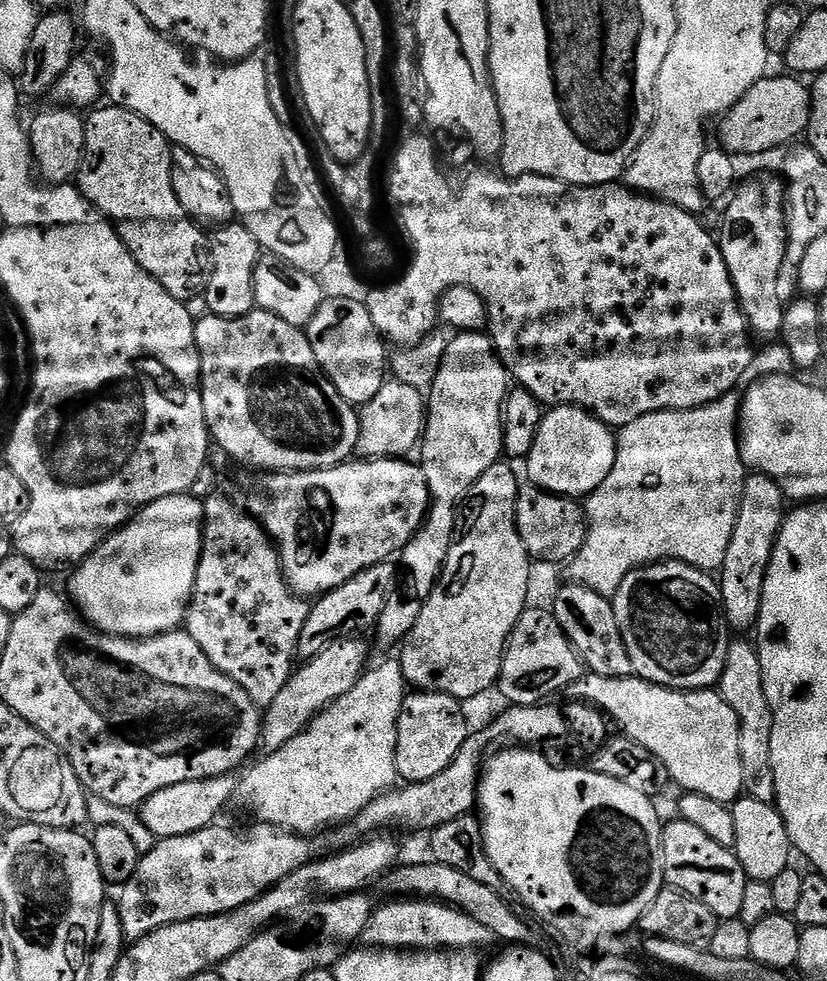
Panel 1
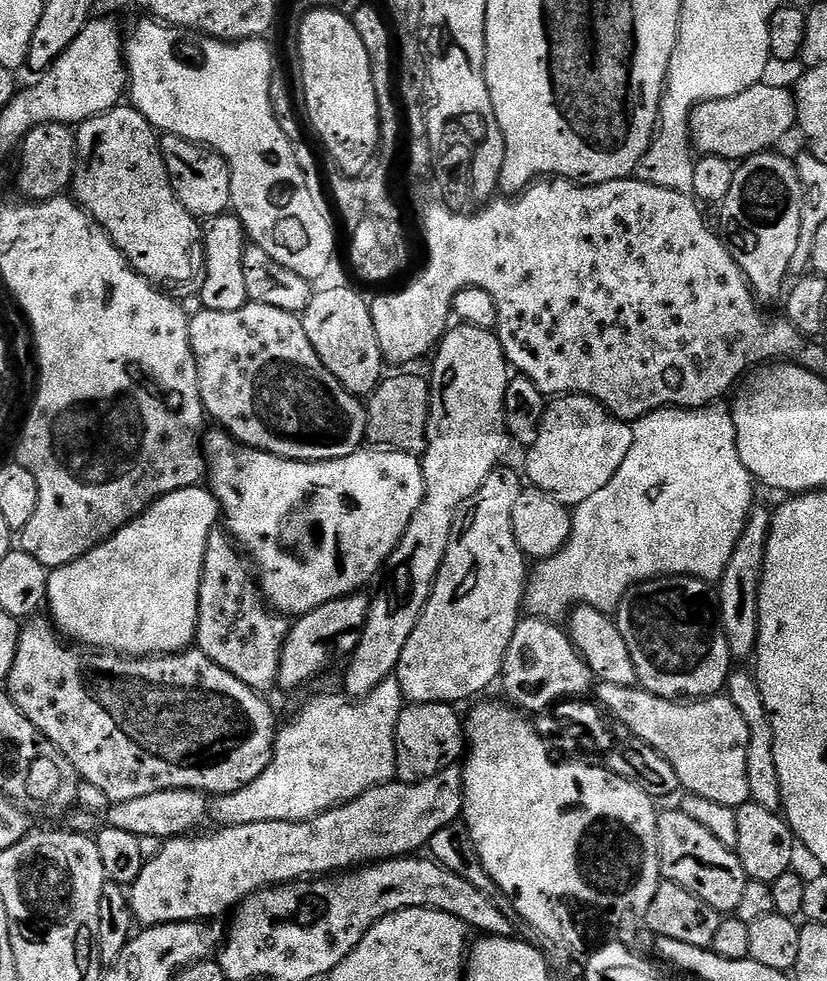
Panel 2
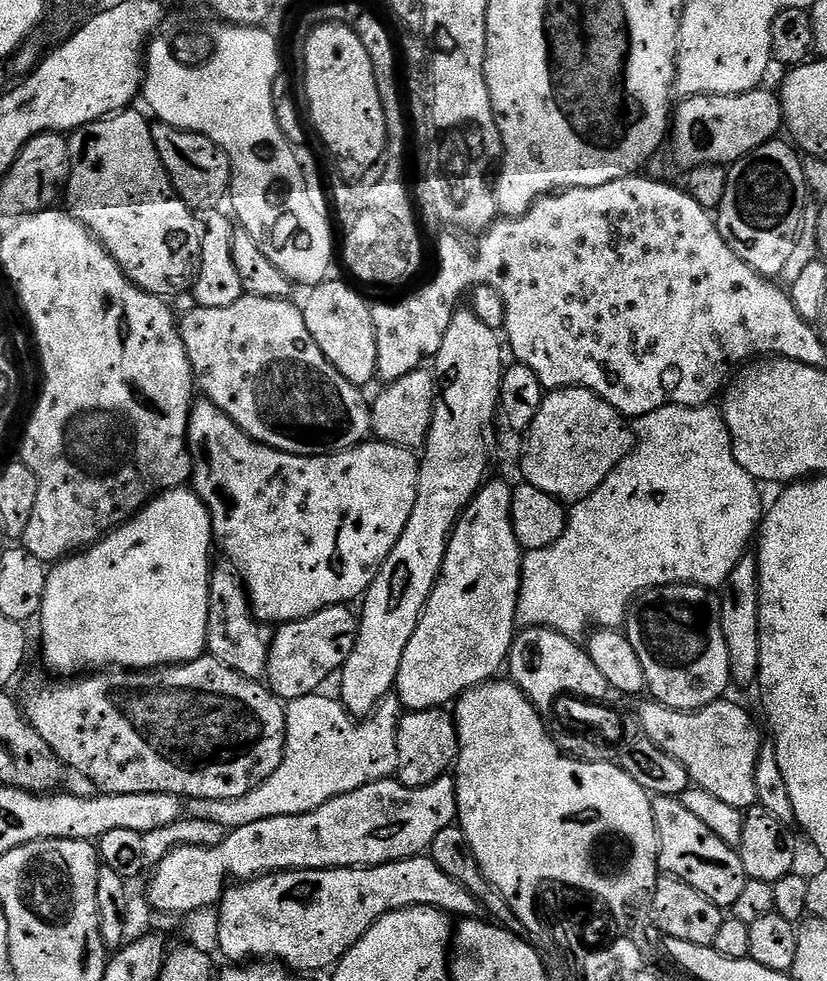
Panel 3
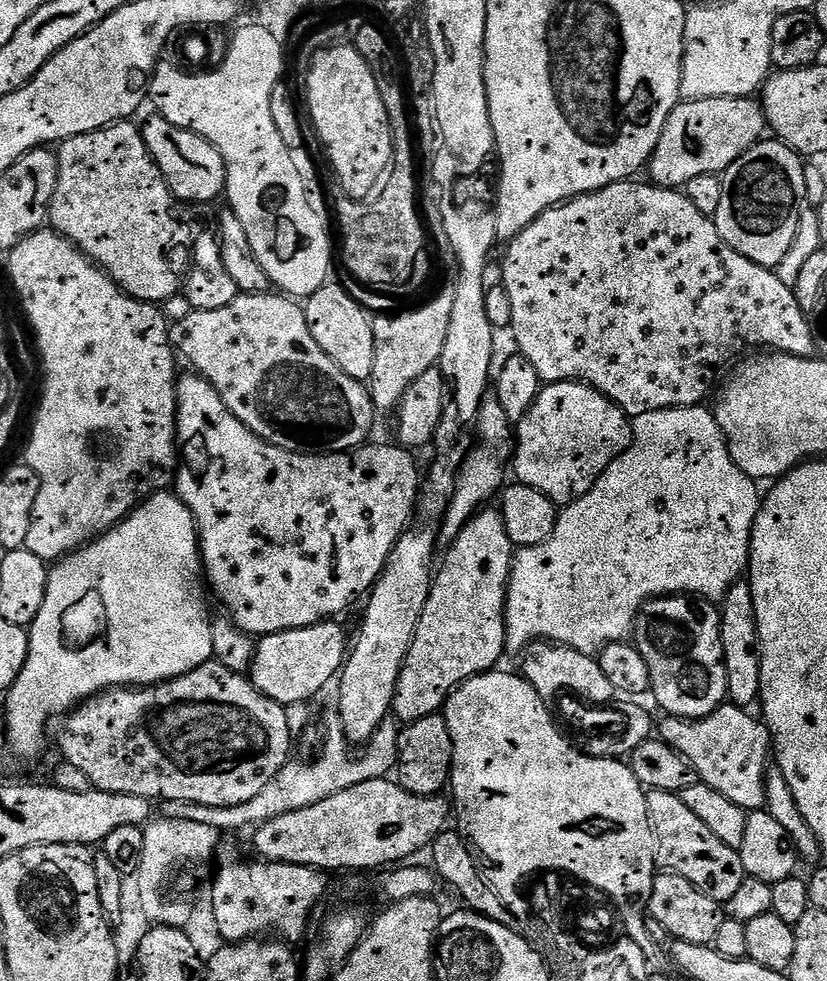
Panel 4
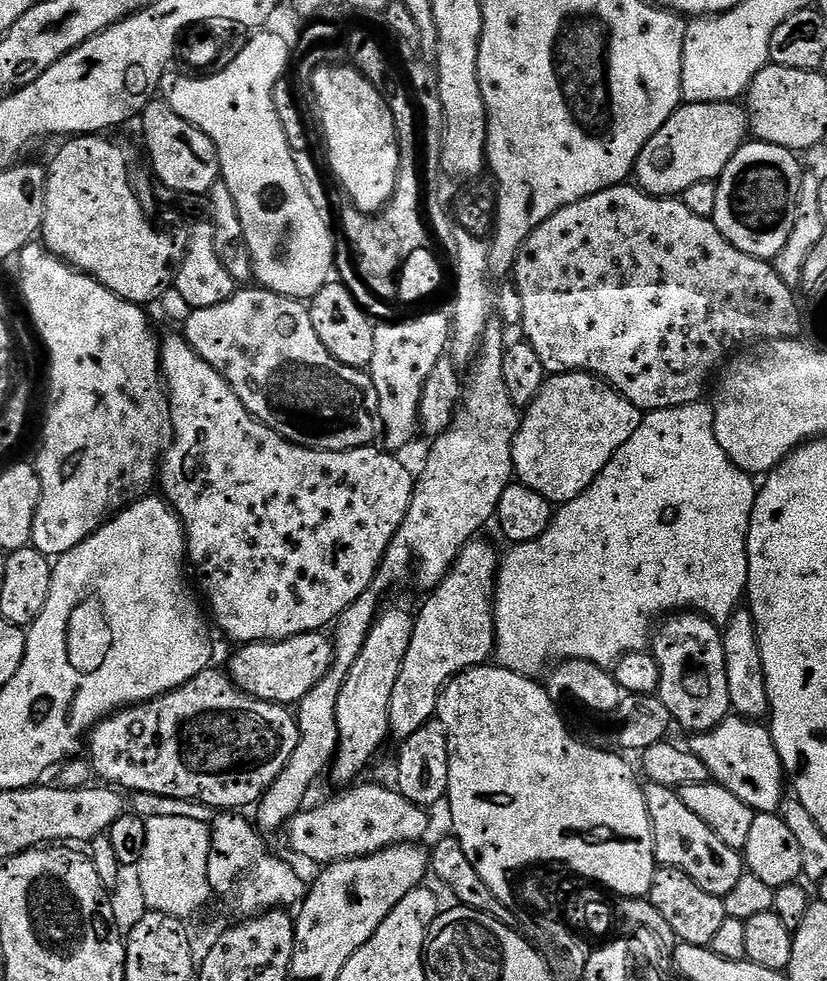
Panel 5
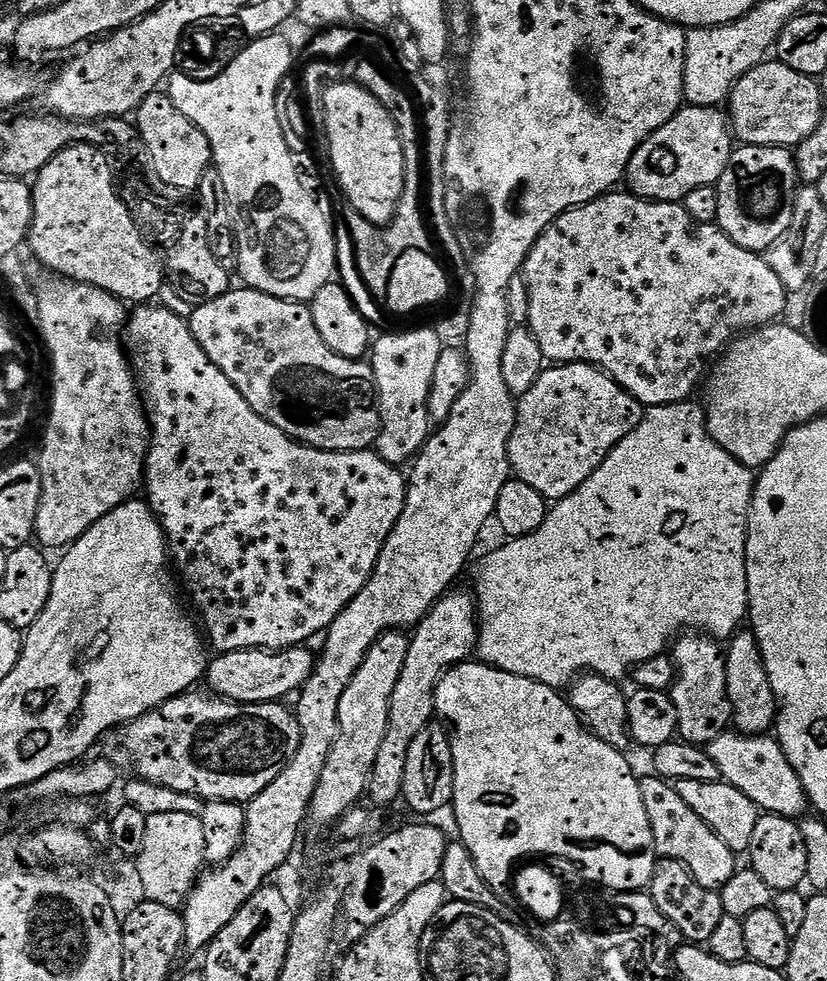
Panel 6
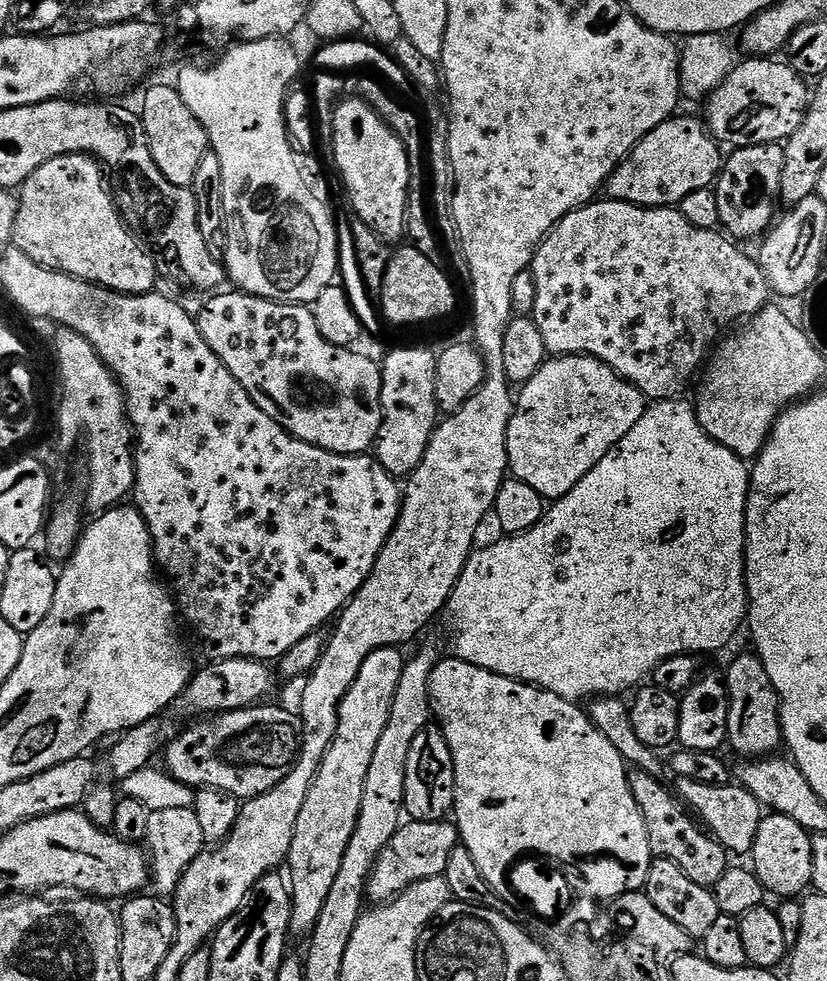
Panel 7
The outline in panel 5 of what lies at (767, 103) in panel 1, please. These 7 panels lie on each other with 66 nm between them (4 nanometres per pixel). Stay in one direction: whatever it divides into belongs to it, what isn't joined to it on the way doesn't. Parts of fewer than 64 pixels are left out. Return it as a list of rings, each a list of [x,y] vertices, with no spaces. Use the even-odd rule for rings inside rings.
[[[736,102],[681,103],[636,160],[634,180],[640,191],[649,196],[676,198],[694,186],[694,182],[719,180],[730,158],[738,154],[750,136],[747,111],[738,105]]]

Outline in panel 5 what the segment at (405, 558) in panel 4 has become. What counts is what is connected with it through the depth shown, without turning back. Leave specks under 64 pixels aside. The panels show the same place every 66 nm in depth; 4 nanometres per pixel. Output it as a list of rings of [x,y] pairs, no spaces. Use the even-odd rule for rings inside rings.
[[[388,608],[376,617],[372,629],[368,632],[366,642],[362,646],[362,654],[358,654],[358,662],[350,666],[346,674],[346,682],[342,686],[342,694],[338,694],[338,746],[330,765],[330,777],[340,786],[348,786],[361,779],[360,771],[376,756],[376,751],[389,739],[388,715],[390,714],[390,694],[394,694],[394,682],[398,682],[398,670],[402,670],[402,662],[406,658],[406,650],[410,650],[412,637],[413,613],[404,608]]]

